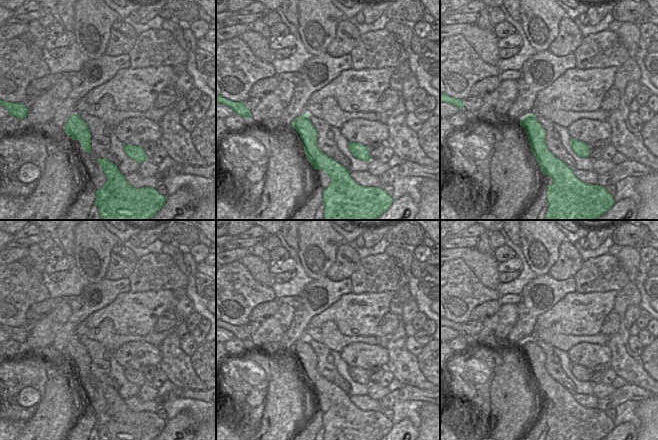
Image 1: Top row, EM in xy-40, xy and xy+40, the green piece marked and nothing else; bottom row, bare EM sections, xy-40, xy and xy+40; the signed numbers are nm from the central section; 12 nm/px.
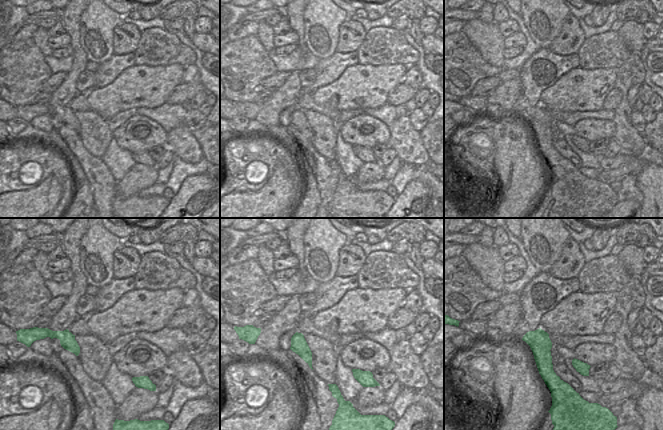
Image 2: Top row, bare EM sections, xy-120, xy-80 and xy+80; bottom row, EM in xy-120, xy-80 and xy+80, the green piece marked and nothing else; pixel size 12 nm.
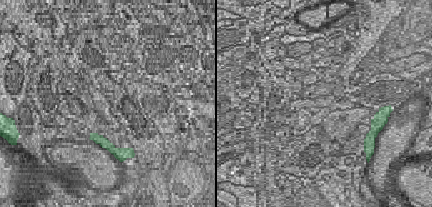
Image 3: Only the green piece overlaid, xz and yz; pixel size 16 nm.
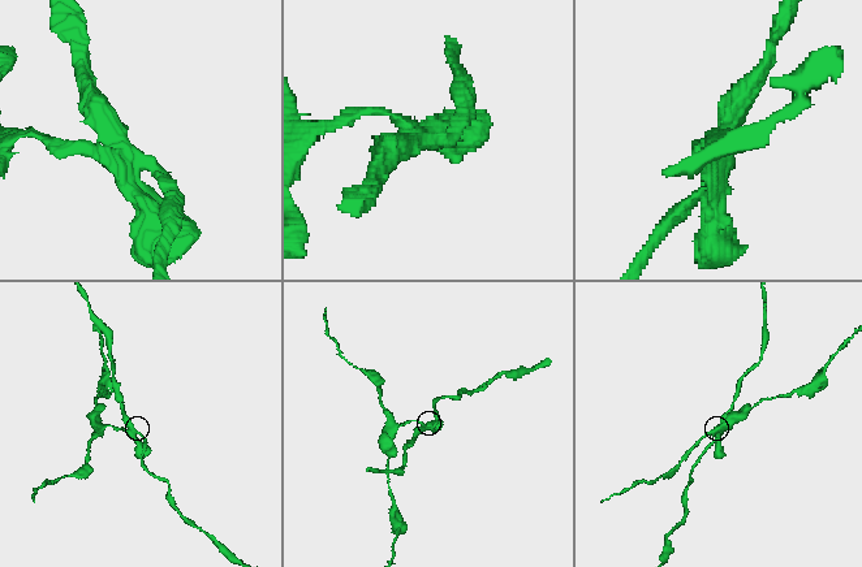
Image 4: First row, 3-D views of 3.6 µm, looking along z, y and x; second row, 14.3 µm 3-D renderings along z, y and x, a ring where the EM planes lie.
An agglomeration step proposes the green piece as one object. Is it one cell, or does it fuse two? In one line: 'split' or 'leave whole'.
split

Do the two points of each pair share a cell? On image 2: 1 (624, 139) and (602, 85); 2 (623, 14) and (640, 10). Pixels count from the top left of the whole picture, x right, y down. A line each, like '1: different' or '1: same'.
1: different
2: same

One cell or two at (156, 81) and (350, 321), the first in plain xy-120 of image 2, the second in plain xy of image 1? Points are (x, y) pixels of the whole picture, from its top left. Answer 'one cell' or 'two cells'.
one cell

